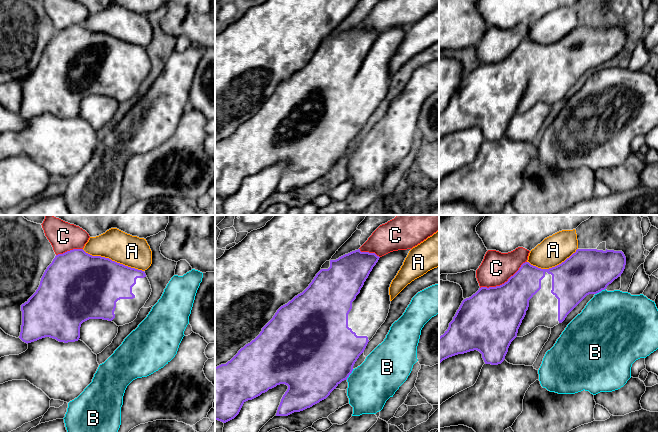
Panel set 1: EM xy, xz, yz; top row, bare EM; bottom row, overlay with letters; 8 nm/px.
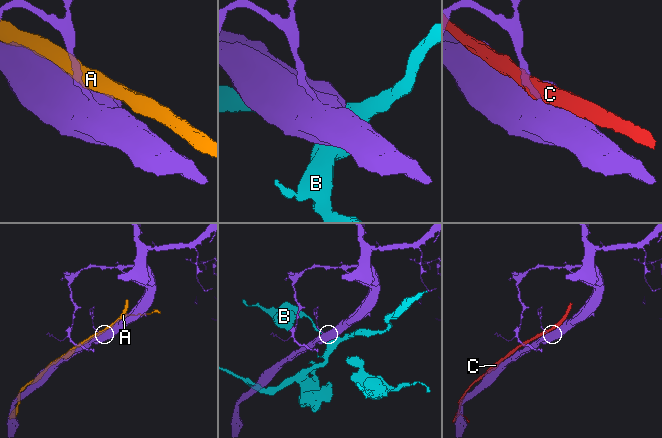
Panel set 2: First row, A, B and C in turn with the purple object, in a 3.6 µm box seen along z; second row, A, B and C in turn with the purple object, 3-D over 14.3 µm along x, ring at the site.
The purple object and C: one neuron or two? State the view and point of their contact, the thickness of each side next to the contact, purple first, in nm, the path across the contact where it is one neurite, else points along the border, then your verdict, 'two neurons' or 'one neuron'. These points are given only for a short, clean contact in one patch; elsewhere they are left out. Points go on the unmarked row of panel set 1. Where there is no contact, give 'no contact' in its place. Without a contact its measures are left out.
meets purple in yz at (504, 59); 420 nm thick on the purple side, 260 nm on the other; two neurons

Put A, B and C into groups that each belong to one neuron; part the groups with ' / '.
A / B / C

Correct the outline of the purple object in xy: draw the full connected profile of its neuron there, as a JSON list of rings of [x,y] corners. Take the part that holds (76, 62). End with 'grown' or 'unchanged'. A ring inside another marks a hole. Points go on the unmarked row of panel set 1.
[[[83,25],[58,30],[45,46],[38,65],[21,81],[22,101],[19,114],[25,119],[50,113],[59,118],[75,118],[80,114],[81,100],[89,95],[103,95],[123,102],[133,98],[151,71],[150,58],[144,47],[125,42],[101,32],[92,32]]] | grown

